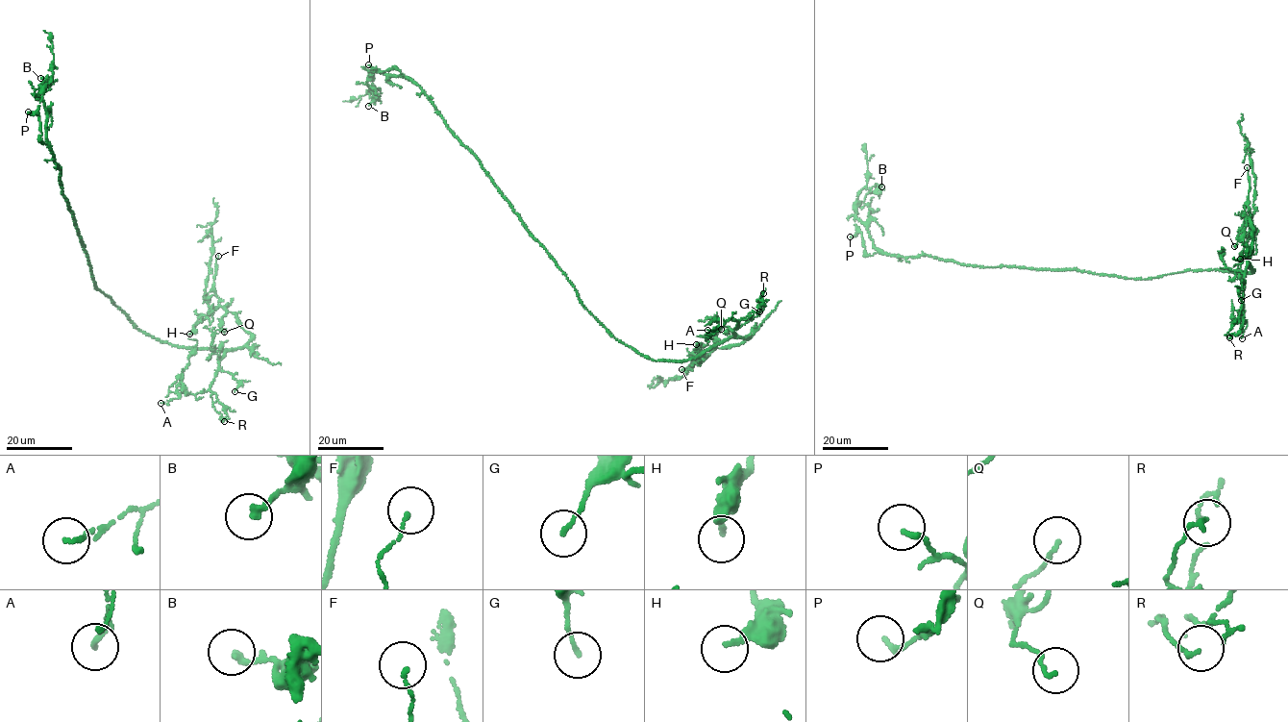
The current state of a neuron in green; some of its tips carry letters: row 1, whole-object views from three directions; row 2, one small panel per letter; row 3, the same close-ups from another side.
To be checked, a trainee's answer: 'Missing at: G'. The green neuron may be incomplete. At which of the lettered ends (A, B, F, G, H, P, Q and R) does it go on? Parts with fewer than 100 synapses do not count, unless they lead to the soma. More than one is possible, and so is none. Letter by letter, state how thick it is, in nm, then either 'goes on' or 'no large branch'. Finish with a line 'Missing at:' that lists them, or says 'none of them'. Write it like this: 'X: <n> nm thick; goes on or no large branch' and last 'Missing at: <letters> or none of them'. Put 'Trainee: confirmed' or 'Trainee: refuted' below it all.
A: 130 nm thick; no large branch
B: 200 nm thick; no large branch
F: 110 nm thick; no large branch
G: 120 nm thick; no large branch
H: 190 nm thick; no large branch
P: 180 nm thick; no large branch
Q: 120 nm thick; no large branch
R: 140 nm thick; no large branch
Missing at: none of them
Trainee: refuted

